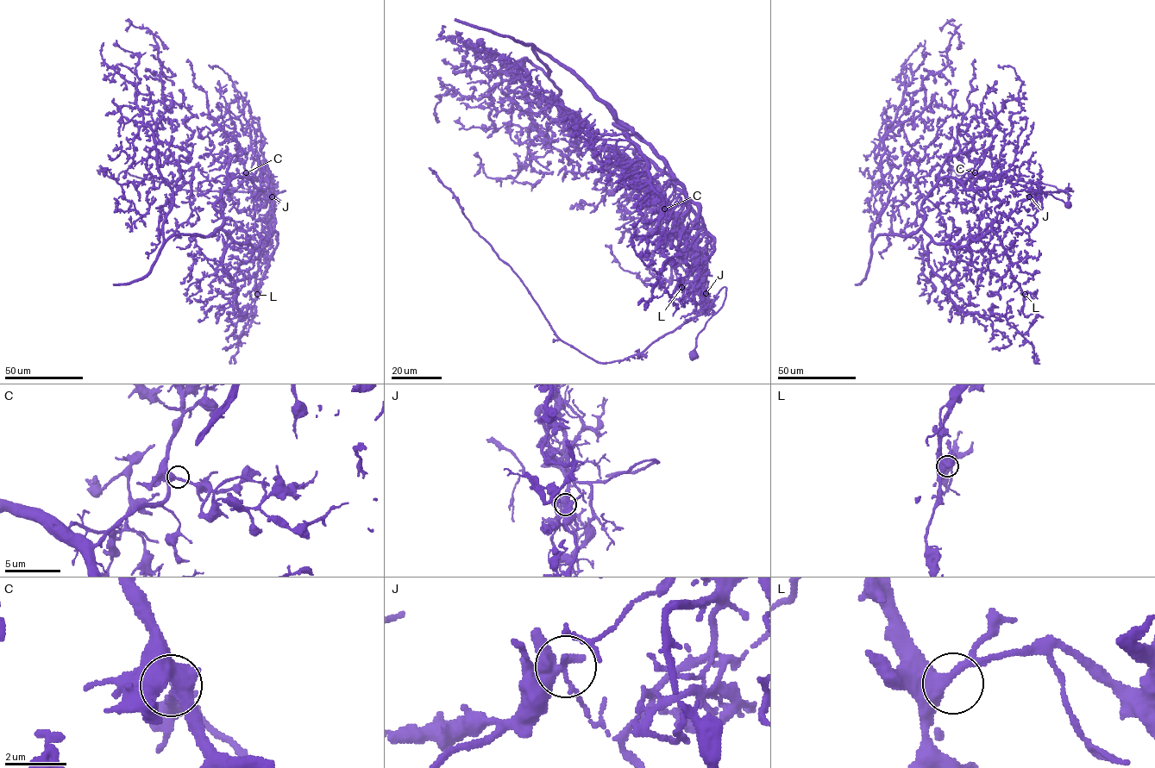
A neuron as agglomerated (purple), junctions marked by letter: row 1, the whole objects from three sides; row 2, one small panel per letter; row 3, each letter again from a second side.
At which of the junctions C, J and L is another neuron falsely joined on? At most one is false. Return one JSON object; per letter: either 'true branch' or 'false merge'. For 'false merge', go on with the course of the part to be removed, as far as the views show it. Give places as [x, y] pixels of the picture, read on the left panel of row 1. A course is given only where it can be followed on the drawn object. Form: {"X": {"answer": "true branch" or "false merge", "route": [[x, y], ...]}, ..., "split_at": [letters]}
{"C": {"answer": "true branch"}, "J": {"answer": "false merge", "route": [[272, 196], [271, 200], [270, 191], [186, 190], [123, 171], [116, 178], [101, 170], [98, 173]]}, "L": {"answer": "true branch"}, "split_at": ["J"]}

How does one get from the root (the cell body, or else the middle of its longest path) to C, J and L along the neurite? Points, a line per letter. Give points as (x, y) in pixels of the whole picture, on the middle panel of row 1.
C: (694, 353), (726, 288), (701, 306), (706, 263), (696, 244), (696, 215), (679, 190), (664, 209)
J: (694, 353), (696, 337), (706, 321), (722, 305), (726, 288), (723, 287), (715, 299), (704, 306), (706, 293)
L: (694, 353), (698, 334), (725, 296), (723, 287), (704, 305), (710, 235), (713, 252), (691, 268), (681, 287)

